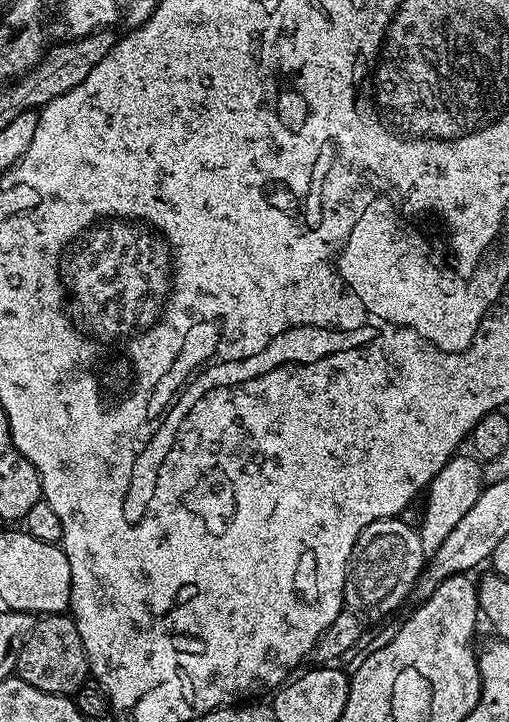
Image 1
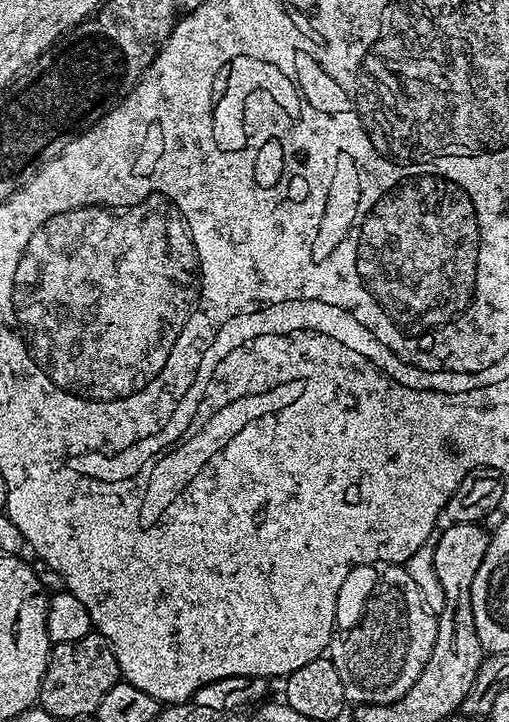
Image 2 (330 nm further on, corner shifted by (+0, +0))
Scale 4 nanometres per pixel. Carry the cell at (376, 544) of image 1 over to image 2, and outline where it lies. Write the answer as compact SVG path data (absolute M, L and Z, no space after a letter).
M381 567L380 581L364 604L360 621L349 632L337 631L330 645L330 659L342 678L344 699L349 705L392 704L418 682L436 641L437 617L427 611L407 567Z

